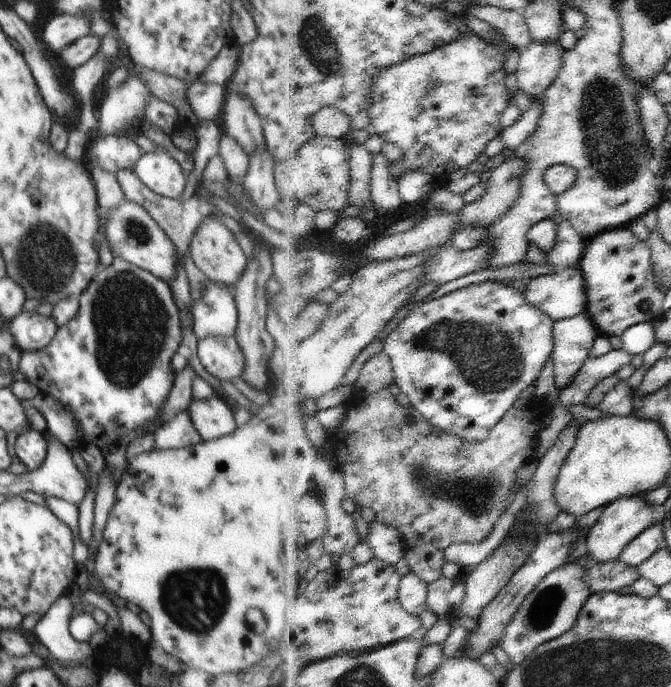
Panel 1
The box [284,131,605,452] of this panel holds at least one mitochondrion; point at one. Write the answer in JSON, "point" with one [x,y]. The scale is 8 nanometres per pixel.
{"point":[489,358]}

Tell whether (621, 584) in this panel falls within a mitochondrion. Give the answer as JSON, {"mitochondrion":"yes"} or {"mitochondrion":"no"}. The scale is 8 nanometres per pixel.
{"mitochondrion":"no"}

